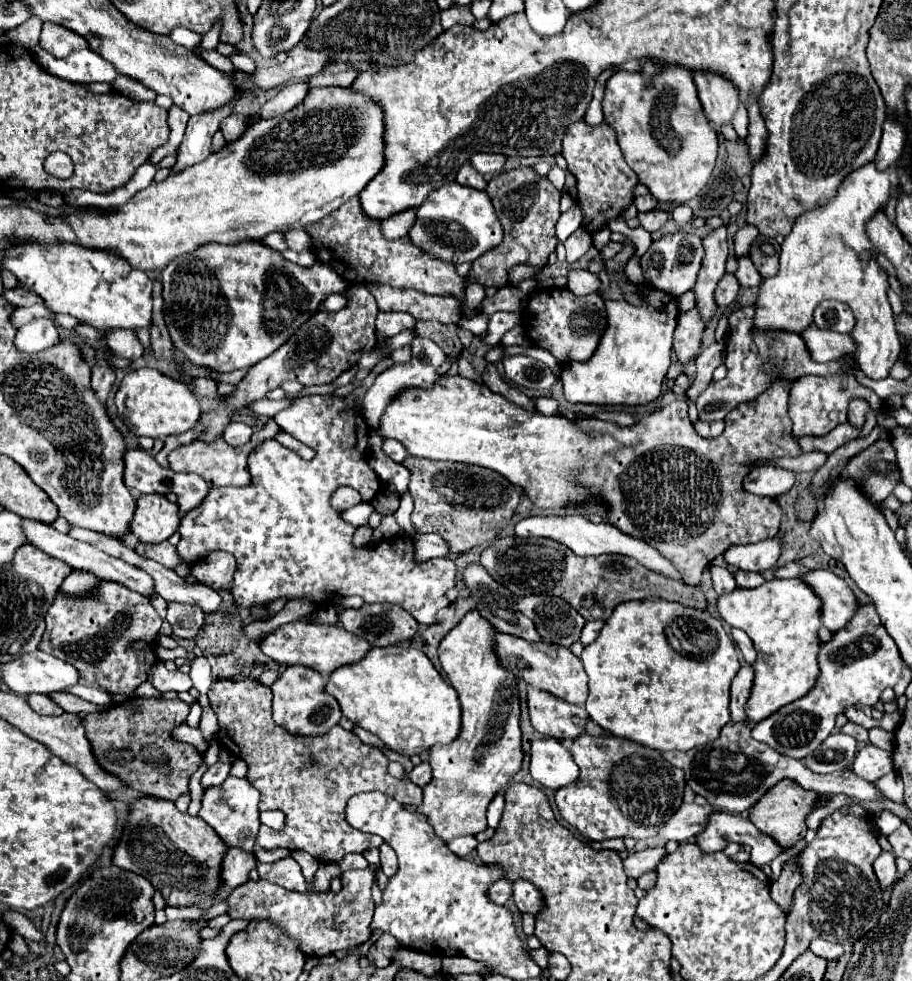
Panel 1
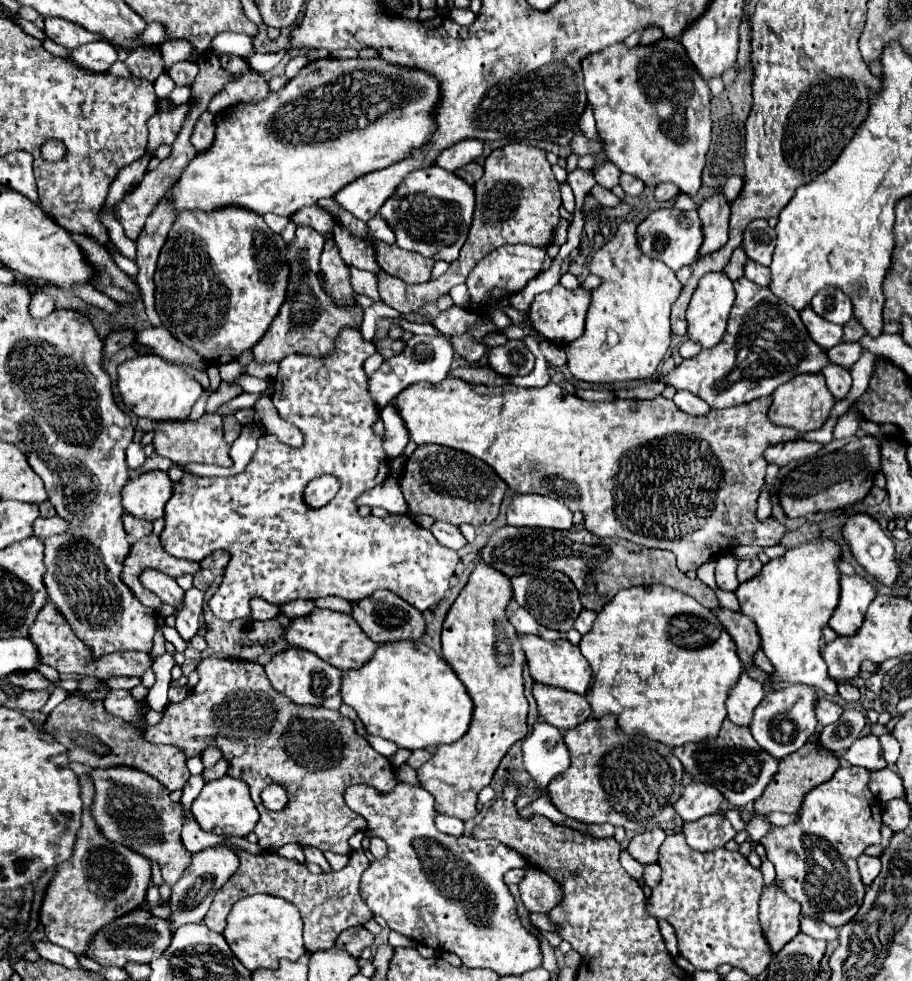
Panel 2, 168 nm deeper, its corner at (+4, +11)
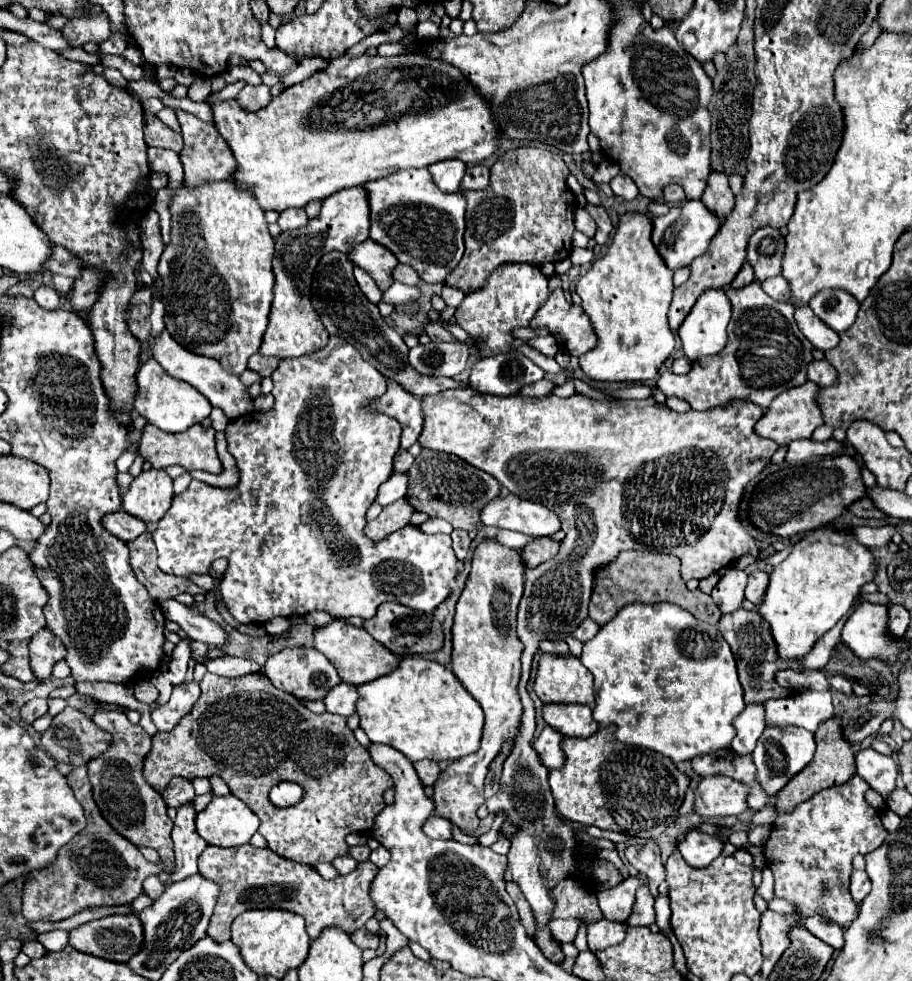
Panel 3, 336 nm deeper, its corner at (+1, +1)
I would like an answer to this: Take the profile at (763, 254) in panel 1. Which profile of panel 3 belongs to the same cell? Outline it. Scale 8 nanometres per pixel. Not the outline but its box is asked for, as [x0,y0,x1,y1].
[748,226,786,282]

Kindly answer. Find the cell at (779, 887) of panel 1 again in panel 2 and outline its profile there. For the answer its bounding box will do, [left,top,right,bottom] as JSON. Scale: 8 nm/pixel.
[759,880,801,952]

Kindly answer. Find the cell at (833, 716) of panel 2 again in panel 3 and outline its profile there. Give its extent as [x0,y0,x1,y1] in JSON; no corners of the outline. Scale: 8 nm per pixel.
[764,692,834,732]

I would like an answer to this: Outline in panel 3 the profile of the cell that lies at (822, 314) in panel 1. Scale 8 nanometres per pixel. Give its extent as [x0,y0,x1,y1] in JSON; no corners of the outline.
[810,288,860,332]

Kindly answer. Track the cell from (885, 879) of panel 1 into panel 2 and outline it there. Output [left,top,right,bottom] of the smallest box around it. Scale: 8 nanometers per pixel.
[857,854,881,886]

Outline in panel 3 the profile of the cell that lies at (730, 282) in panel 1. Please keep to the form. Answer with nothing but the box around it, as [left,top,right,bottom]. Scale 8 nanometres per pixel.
[678,290,732,362]

